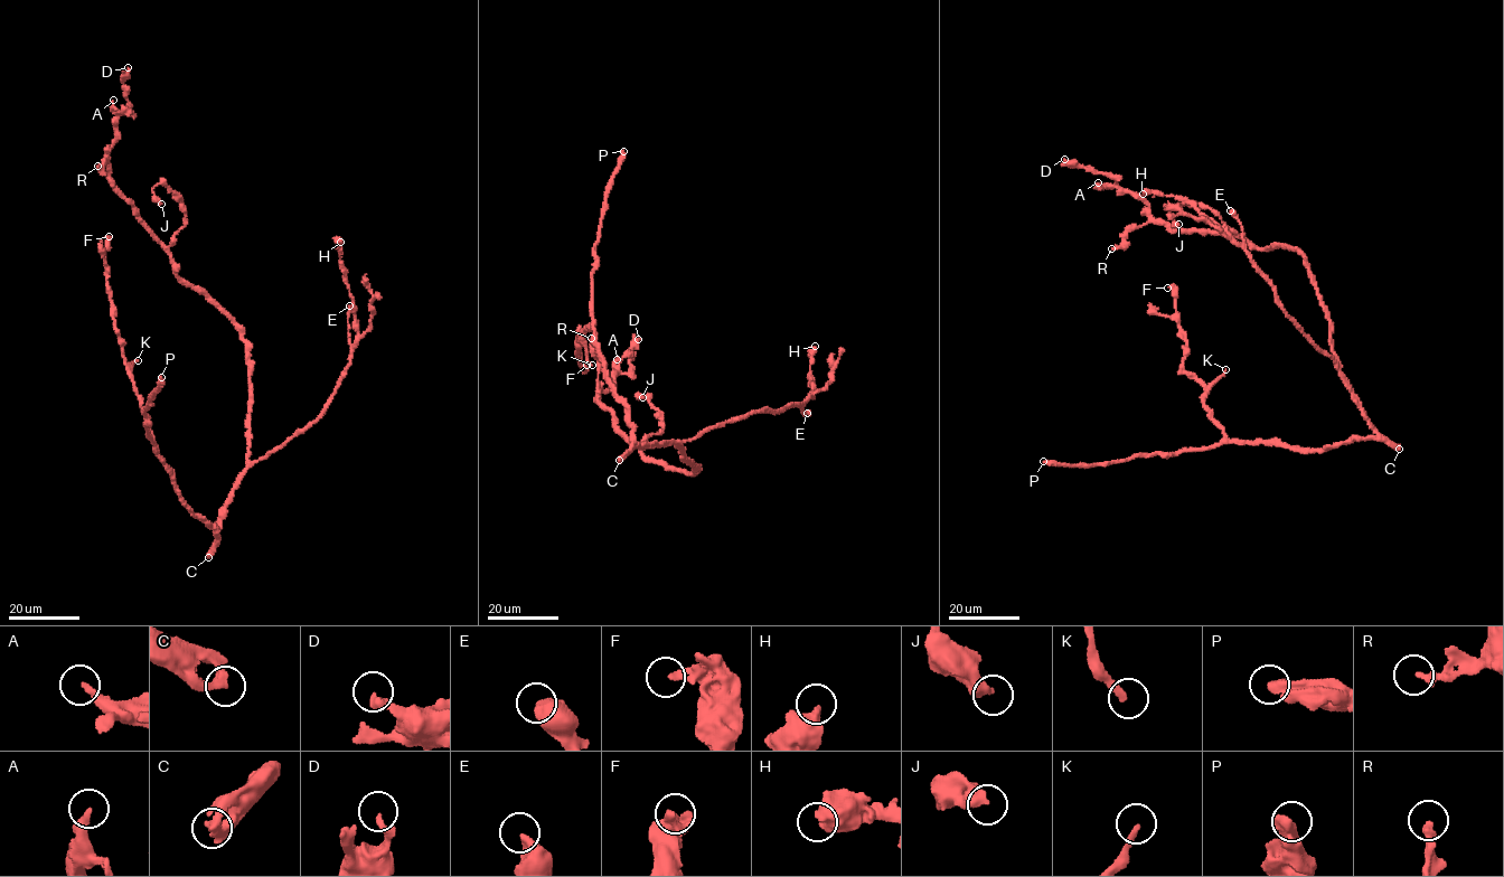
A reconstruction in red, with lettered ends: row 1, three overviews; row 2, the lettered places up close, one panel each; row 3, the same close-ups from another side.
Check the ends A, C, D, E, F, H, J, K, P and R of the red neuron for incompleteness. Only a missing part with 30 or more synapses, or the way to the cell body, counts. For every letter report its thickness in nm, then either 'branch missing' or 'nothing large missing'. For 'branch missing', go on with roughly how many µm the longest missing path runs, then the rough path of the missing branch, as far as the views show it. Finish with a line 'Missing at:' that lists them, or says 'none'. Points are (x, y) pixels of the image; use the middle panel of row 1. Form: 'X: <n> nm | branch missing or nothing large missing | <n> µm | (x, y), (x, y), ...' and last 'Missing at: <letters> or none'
A: 280 nm | nothing large missing
C: 400 nm | nothing large missing
D: 280 nm | nothing large missing
E: 480 nm | nothing large missing
F: 260 nm | nothing large missing
H: 600 nm | nothing large missing
J: 480 nm | nothing large missing
K: 240 nm | branch missing | 10 µm | (592, 365), (602, 383)
P: 550 nm | branch missing | 60 µm | (623, 151), (630, 123), (638, 110), (651, 104), (658, 92), (667, 87), (677, 95), (678, 110)
R: 280 nm | nothing large missing
Missing at: K, P

